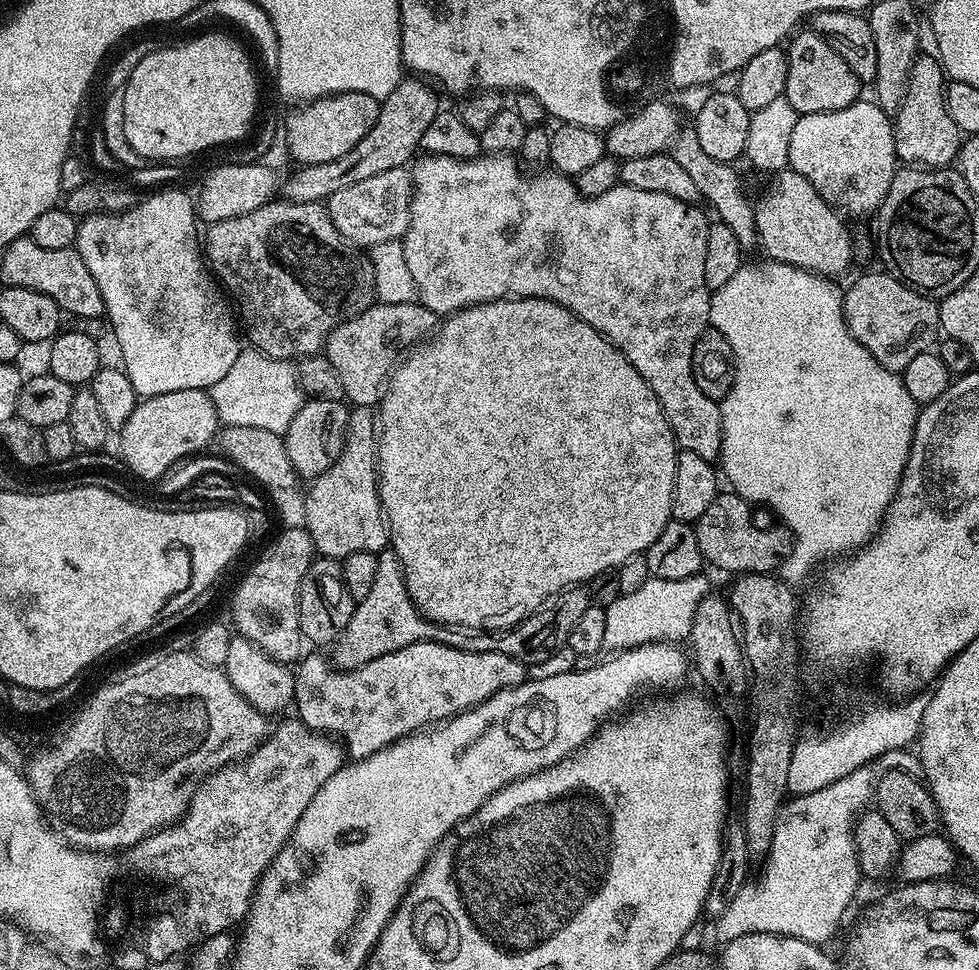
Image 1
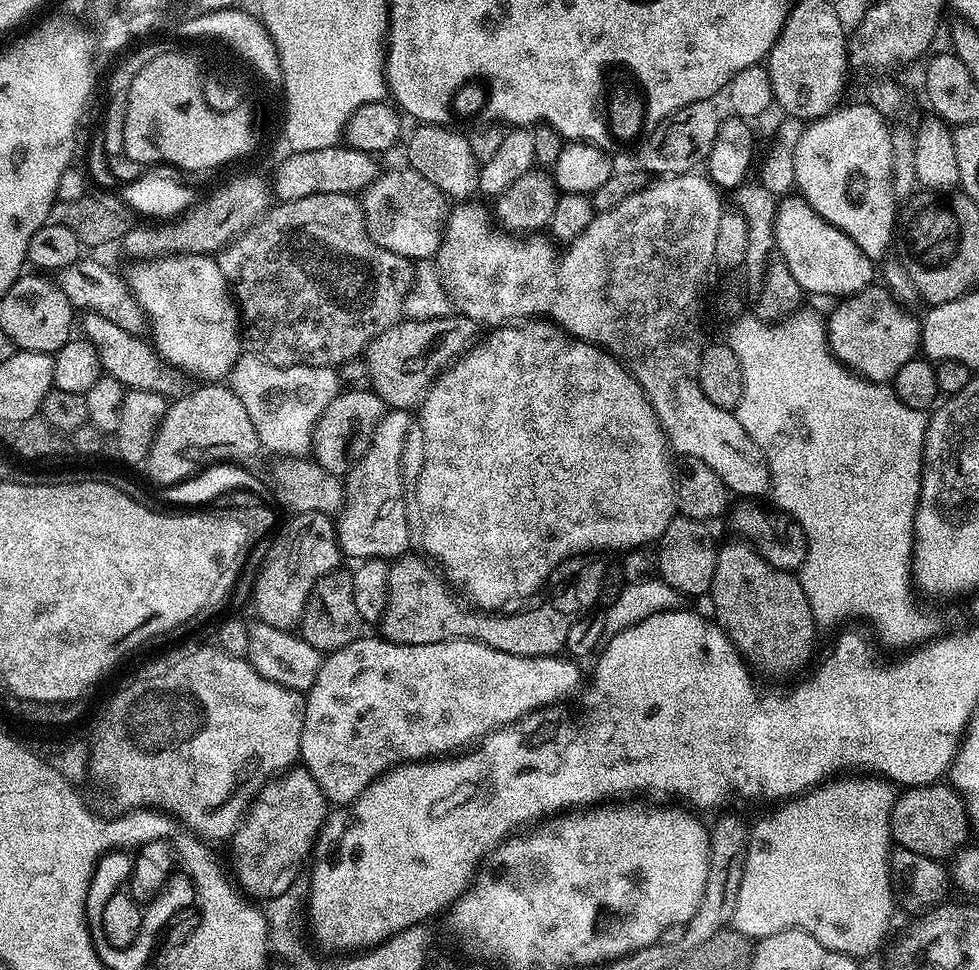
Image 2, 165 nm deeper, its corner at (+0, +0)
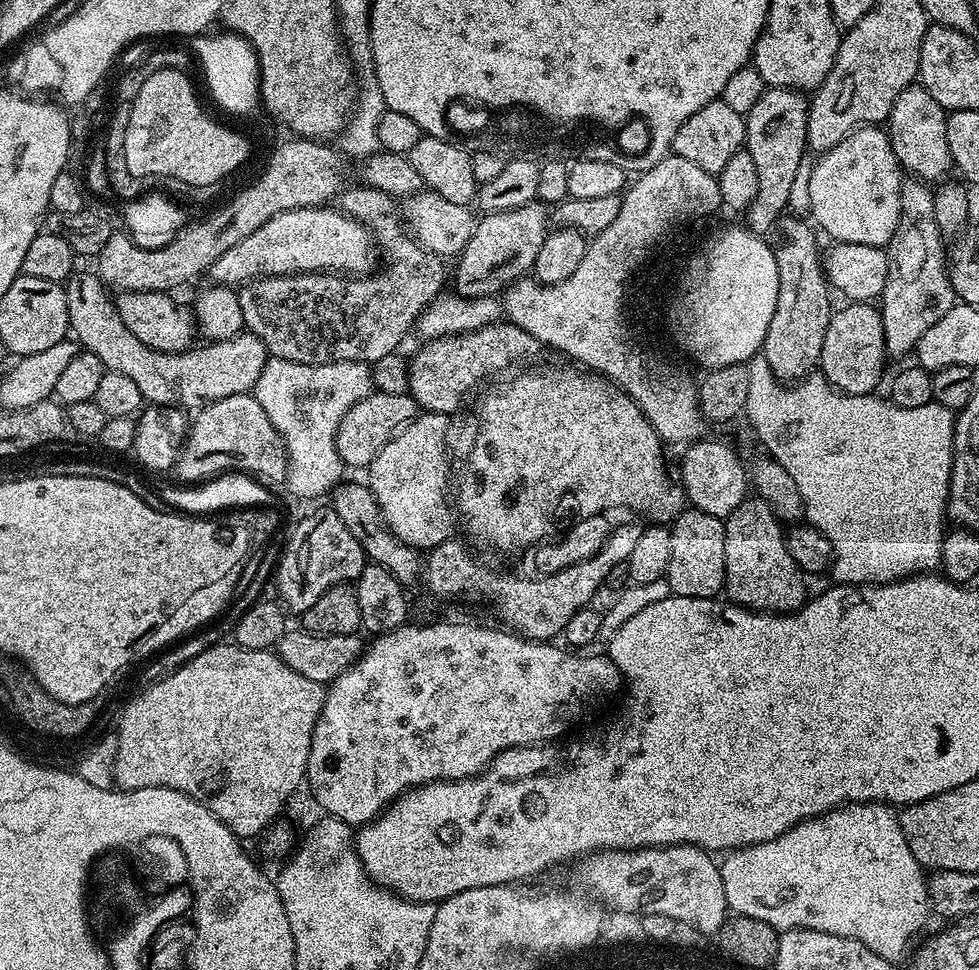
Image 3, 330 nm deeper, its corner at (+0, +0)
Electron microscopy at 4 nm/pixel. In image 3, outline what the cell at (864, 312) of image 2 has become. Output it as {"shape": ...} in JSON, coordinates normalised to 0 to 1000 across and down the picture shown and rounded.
{"shape":[[[866,311],[863,314],[863,318],[855,316],[851,321],[844,336],[844,348],[840,348],[840,365],[836,379],[846,395],[857,404],[865,404],[867,408],[885,408],[896,403],[895,395],[903,388],[903,371],[905,372],[907,367],[903,333],[899,327],[899,319],[894,312]]]}

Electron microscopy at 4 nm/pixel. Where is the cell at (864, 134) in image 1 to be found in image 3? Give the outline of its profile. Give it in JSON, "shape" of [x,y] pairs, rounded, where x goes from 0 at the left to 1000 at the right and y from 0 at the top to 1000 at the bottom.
{"shape":[[[879,129],[834,165],[825,181],[828,224],[857,251],[906,253],[917,229],[922,186],[906,137],[894,129]]]}

